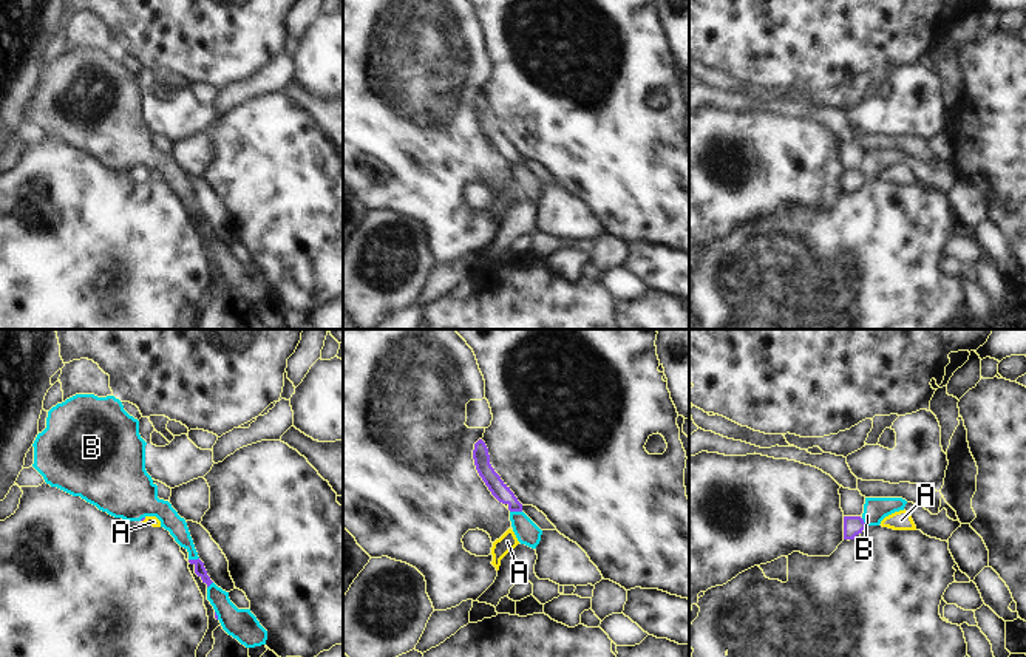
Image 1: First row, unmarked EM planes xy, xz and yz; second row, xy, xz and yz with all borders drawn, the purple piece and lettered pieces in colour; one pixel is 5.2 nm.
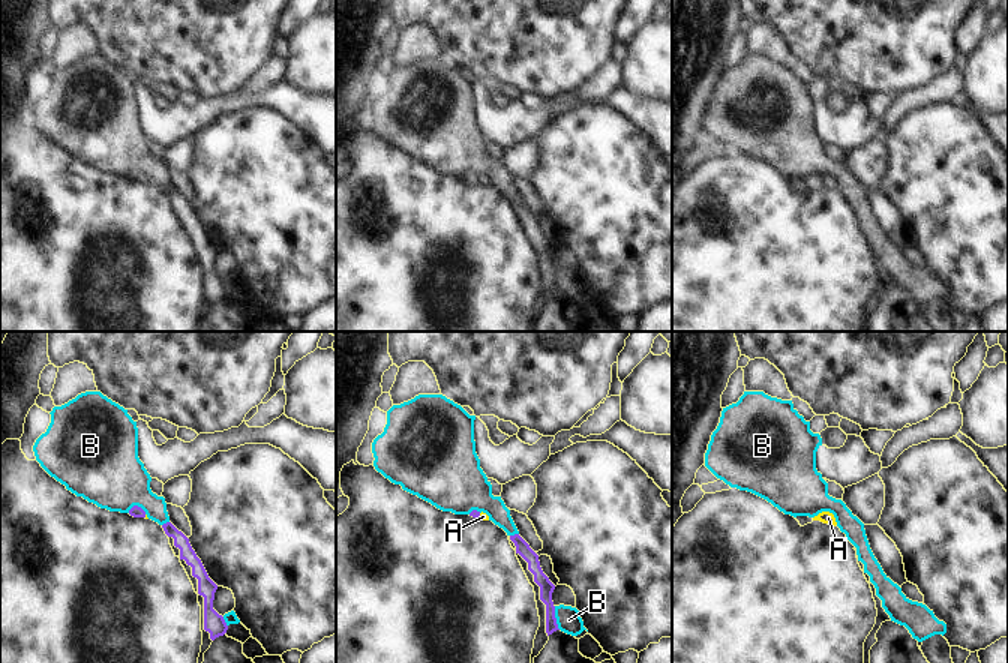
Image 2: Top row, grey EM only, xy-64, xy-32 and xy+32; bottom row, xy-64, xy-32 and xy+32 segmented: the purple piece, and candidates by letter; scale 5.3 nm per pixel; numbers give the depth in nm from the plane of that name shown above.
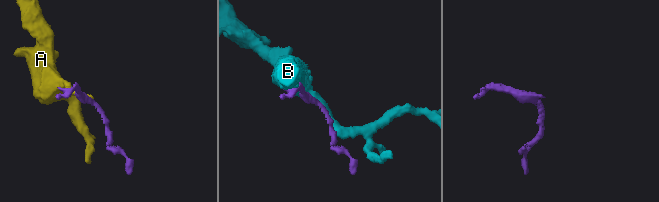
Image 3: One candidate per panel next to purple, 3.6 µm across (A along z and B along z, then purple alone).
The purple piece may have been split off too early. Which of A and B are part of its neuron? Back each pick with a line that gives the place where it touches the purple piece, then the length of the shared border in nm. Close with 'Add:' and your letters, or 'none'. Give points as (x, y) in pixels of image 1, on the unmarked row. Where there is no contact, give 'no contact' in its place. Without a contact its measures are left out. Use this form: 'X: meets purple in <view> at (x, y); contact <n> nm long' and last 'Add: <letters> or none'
A: no contact
Add: A

